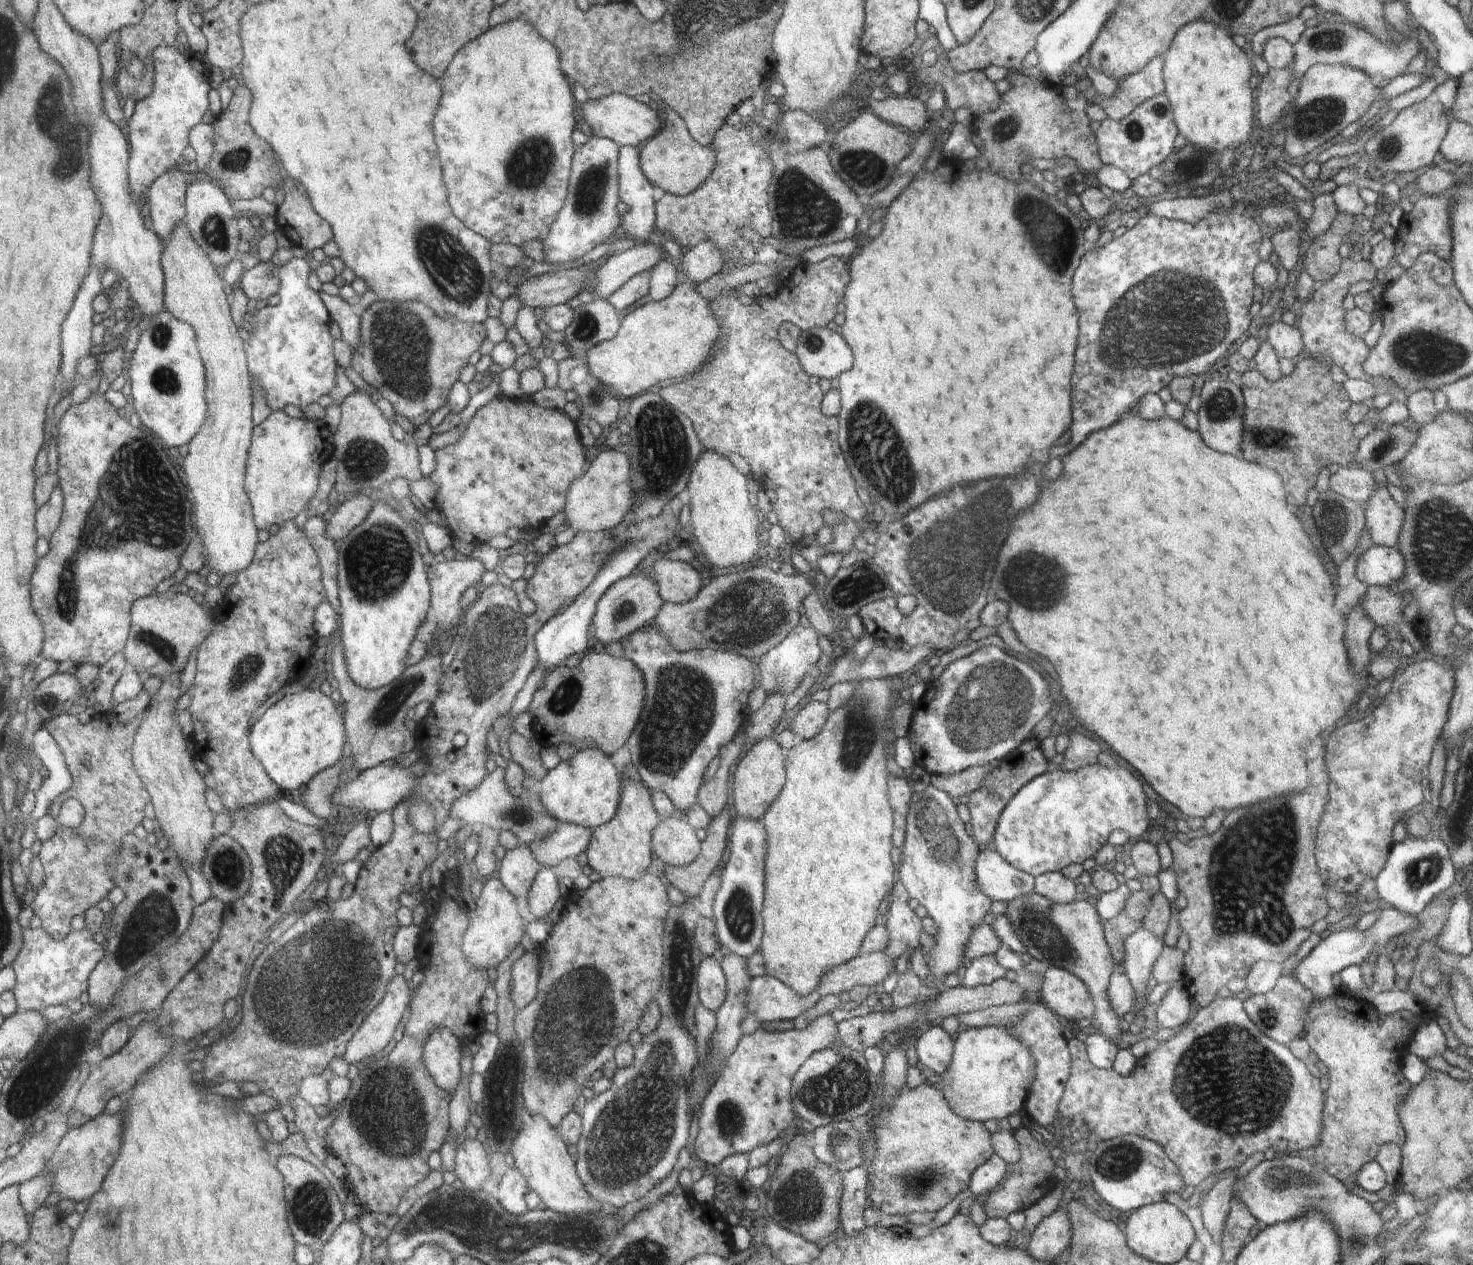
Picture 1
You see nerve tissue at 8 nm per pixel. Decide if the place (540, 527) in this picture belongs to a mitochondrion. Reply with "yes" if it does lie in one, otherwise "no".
no

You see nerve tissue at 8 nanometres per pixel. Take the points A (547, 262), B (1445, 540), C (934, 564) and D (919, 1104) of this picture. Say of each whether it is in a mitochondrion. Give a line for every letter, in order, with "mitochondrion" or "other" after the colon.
A: other
B: mitochondrion
C: mitochondrion
D: other

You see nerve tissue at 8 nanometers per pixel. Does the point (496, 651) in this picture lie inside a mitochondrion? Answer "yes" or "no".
yes

